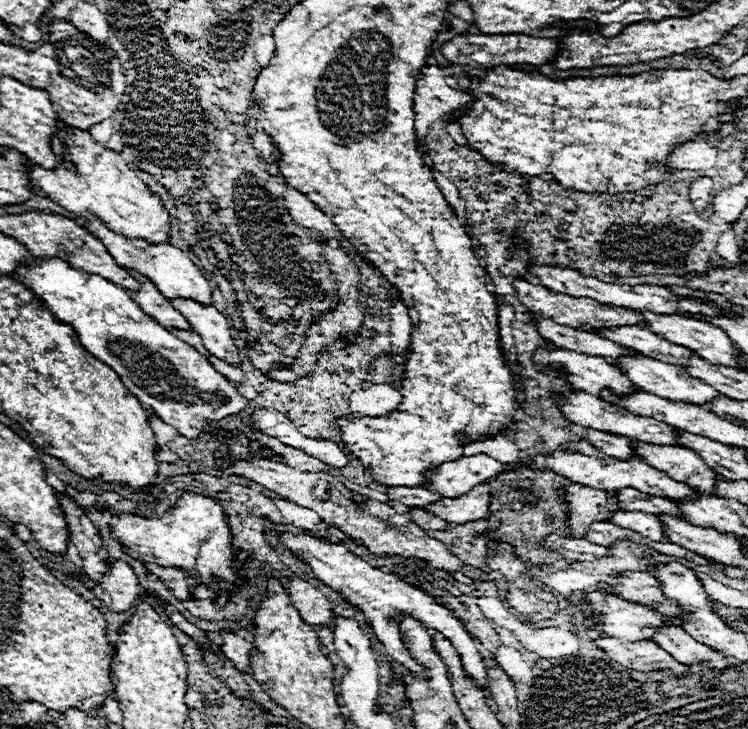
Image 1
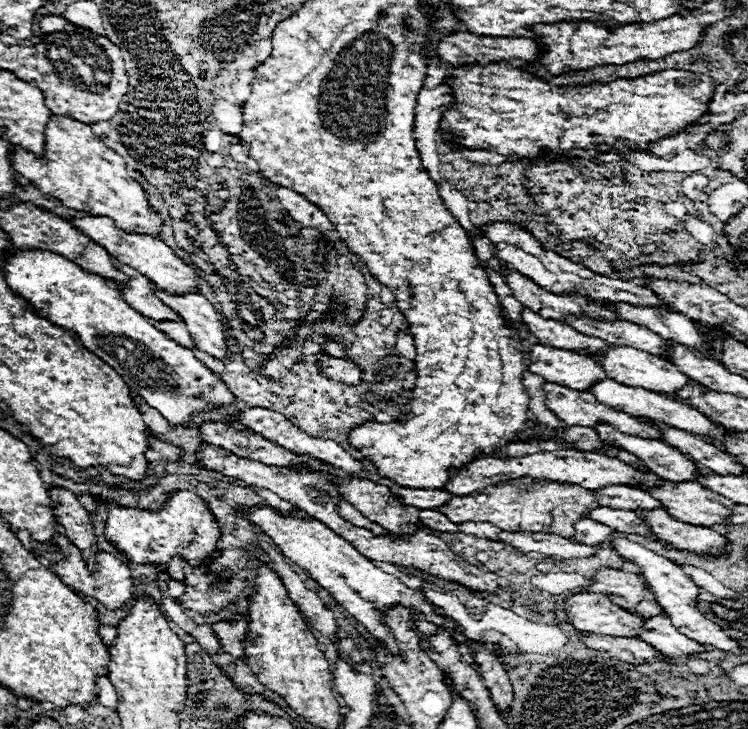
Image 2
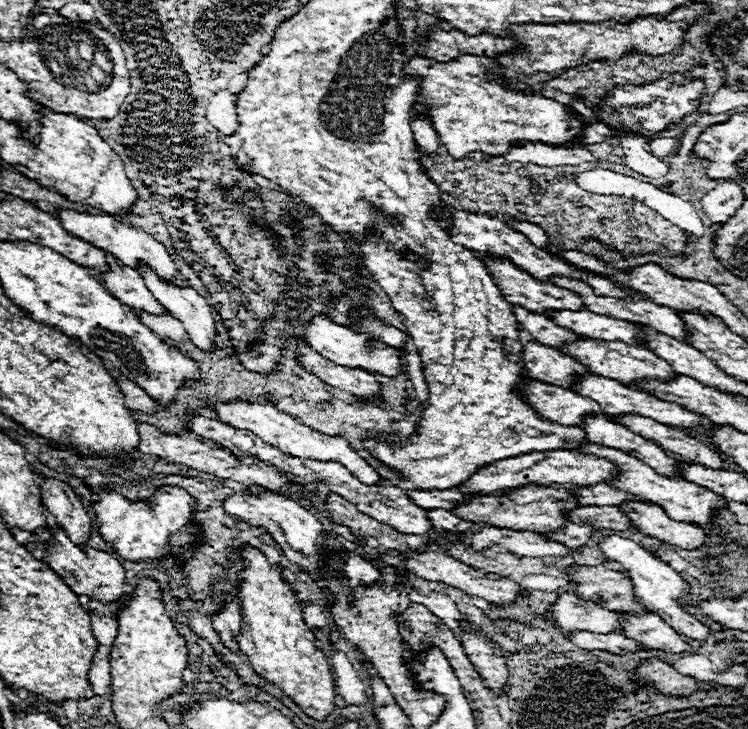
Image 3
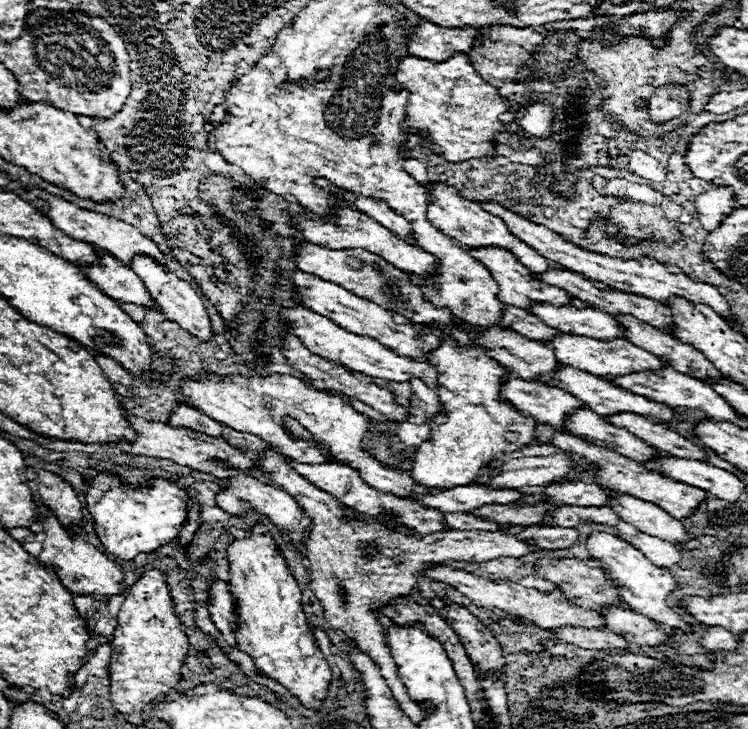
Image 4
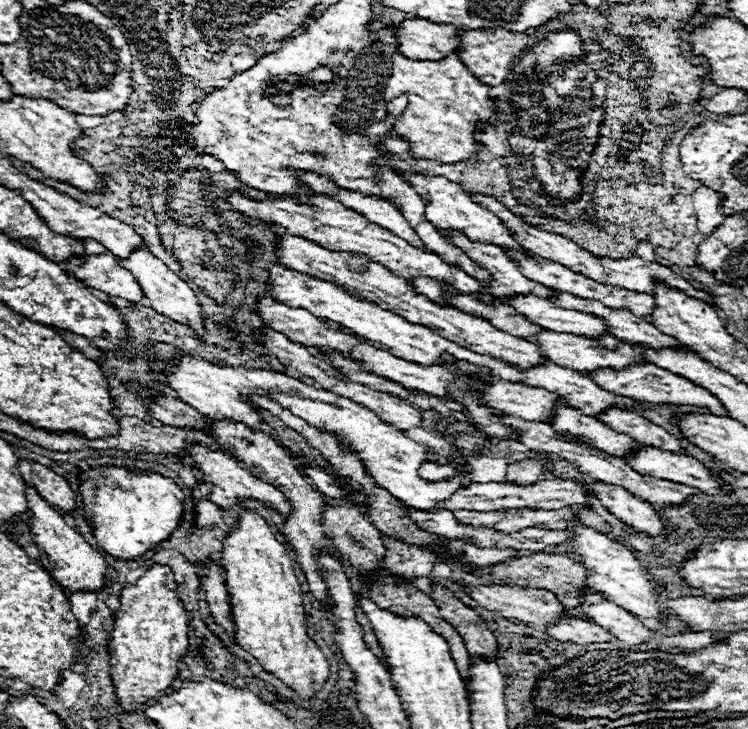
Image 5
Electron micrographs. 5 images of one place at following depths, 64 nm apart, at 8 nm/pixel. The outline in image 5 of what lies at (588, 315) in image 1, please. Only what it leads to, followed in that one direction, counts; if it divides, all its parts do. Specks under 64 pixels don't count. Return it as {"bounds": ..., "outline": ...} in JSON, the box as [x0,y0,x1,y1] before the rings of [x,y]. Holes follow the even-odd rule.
{"bounds":[446,232,554,300],"outline":[[[446,232],[446,236],[468,258],[472,258],[476,264],[480,264],[488,272],[492,272],[492,286],[490,288],[492,288],[494,296],[500,296],[500,300],[504,300],[504,296],[518,296],[518,294],[552,298],[554,290],[546,288],[534,280],[528,280],[520,272],[518,264],[506,256],[504,248],[494,246],[494,244],[470,242],[462,232]]]}

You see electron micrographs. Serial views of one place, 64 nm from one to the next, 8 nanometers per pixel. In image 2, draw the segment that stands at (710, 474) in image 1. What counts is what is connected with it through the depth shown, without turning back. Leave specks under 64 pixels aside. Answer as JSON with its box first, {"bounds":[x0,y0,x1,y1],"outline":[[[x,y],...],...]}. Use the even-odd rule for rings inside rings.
{"bounds":[596,424,700,482],"outline":[[[600,424],[596,430],[602,440],[616,442],[624,450],[640,458],[640,462],[648,466],[652,472],[660,474],[670,482],[688,482],[692,480],[692,476],[696,476],[696,470],[700,470],[690,456],[684,456],[680,450],[660,440],[644,440],[638,436],[628,436],[608,424]]]}

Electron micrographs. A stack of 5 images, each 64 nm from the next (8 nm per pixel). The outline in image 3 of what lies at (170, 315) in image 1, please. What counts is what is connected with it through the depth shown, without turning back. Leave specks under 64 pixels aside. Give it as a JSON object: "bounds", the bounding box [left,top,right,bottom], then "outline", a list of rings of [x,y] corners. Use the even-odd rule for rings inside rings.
{"bounds":[100,254,168,316],"outline":[[[108,254],[106,260],[110,264],[110,272],[100,274],[100,280],[114,296],[118,296],[118,300],[124,300],[124,304],[128,304],[134,310],[142,310],[154,316],[168,316],[166,308],[146,288],[144,278],[138,270],[124,264],[120,266],[120,262],[112,254]]]}

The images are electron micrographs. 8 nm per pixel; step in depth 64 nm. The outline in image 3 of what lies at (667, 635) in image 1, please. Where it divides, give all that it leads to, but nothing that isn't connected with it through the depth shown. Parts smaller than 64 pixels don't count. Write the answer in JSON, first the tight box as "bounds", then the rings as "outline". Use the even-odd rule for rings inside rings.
{"bounds":[622,614,694,654],"outline":[[[624,614],[624,618],[626,618],[626,622],[622,624],[624,626],[622,634],[642,642],[646,648],[664,650],[664,652],[672,652],[672,654],[690,652],[694,648],[684,636],[680,636],[674,628],[670,628],[656,614],[646,614],[646,616]]]}

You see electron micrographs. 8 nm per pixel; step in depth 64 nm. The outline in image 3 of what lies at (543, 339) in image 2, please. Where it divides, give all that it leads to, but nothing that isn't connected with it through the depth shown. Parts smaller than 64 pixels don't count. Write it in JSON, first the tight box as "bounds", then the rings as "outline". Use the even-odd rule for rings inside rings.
{"bounds":[514,306,580,348],"outline":[[[514,306],[514,314],[520,328],[528,330],[534,340],[540,340],[540,344],[560,348],[560,344],[568,344],[568,340],[580,340],[580,334],[574,334],[572,330],[554,324],[542,314],[528,312],[526,308],[520,308],[520,306]]]}

